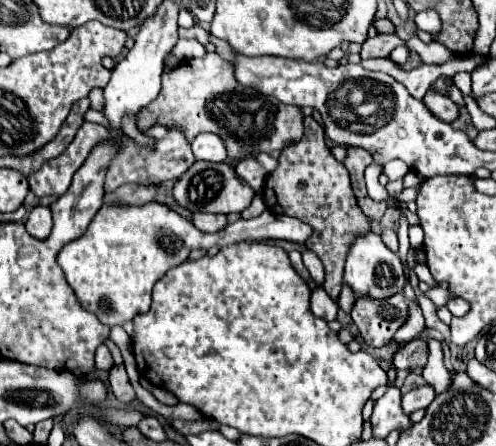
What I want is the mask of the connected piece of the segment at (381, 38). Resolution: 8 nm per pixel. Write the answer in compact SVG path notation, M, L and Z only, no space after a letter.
M379 33L377 37L368 37L361 49L361 59L371 57L389 57L389 51L395 49L395 45L401 45L403 41L393 33Z

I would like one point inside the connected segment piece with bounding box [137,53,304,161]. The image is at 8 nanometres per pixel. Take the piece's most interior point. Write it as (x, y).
(200, 95)

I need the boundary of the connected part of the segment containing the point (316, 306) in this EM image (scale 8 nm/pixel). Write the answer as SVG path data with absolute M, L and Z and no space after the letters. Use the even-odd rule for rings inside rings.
M317 287L313 293L311 293L311 311L315 317L321 317L325 321L333 321L337 317L337 303L321 289Z

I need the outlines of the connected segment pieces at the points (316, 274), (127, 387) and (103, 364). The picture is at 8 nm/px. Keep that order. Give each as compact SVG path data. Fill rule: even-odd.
M307 247L301 251L301 255L303 255L303 265L305 265L307 271L311 273L313 281L315 281L317 285L321 285L321 283L323 283L323 263L321 263L321 259L319 259L311 249L307 249Z
M113 367L109 373L109 383L111 383L111 391L113 395L121 401L121 403L129 403L135 399L135 389L129 383L129 377L125 373L125 367Z
M103 345L103 349L97 349L97 355L95 355L95 369L111 369L111 367L113 367L111 353L109 353L109 349Z

